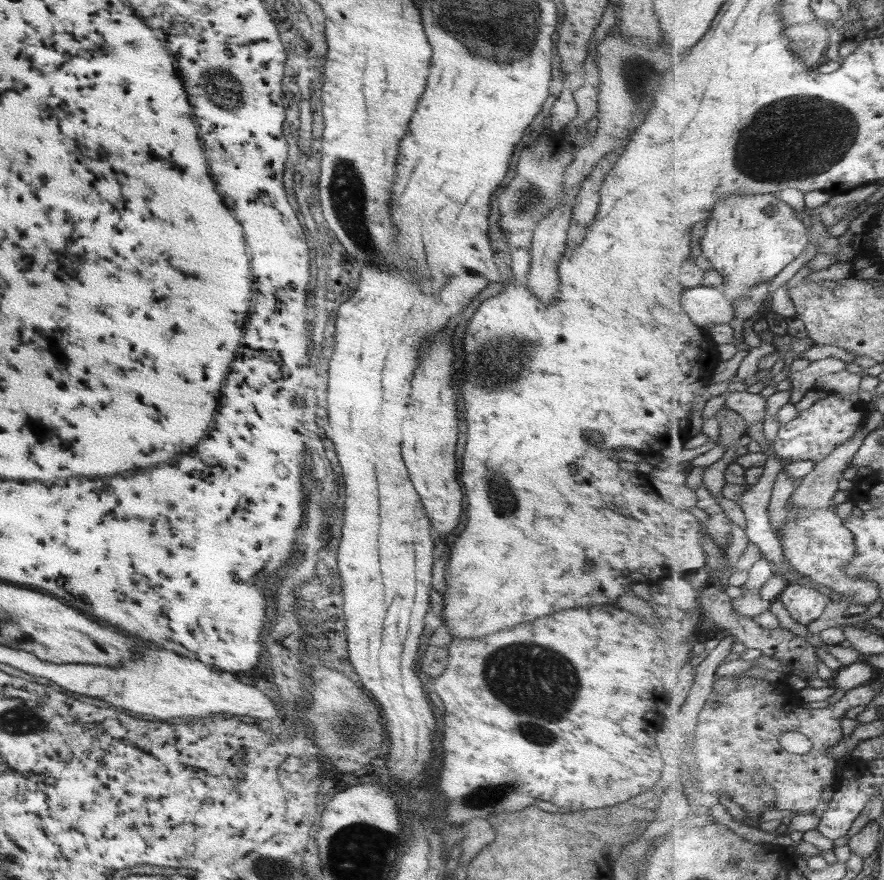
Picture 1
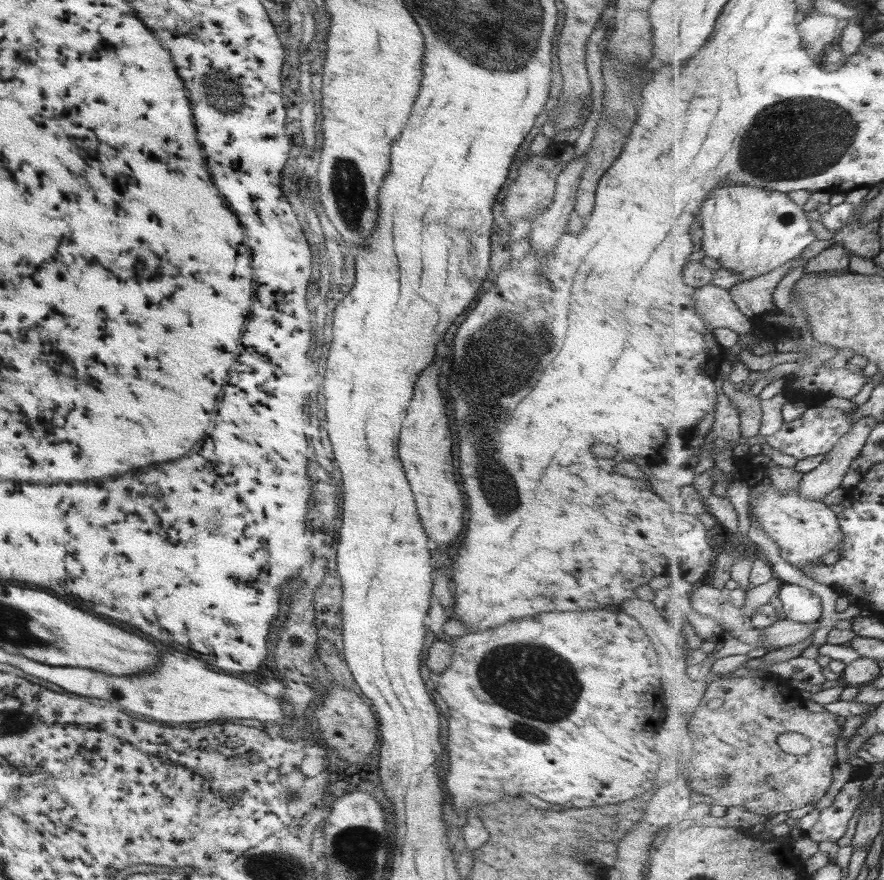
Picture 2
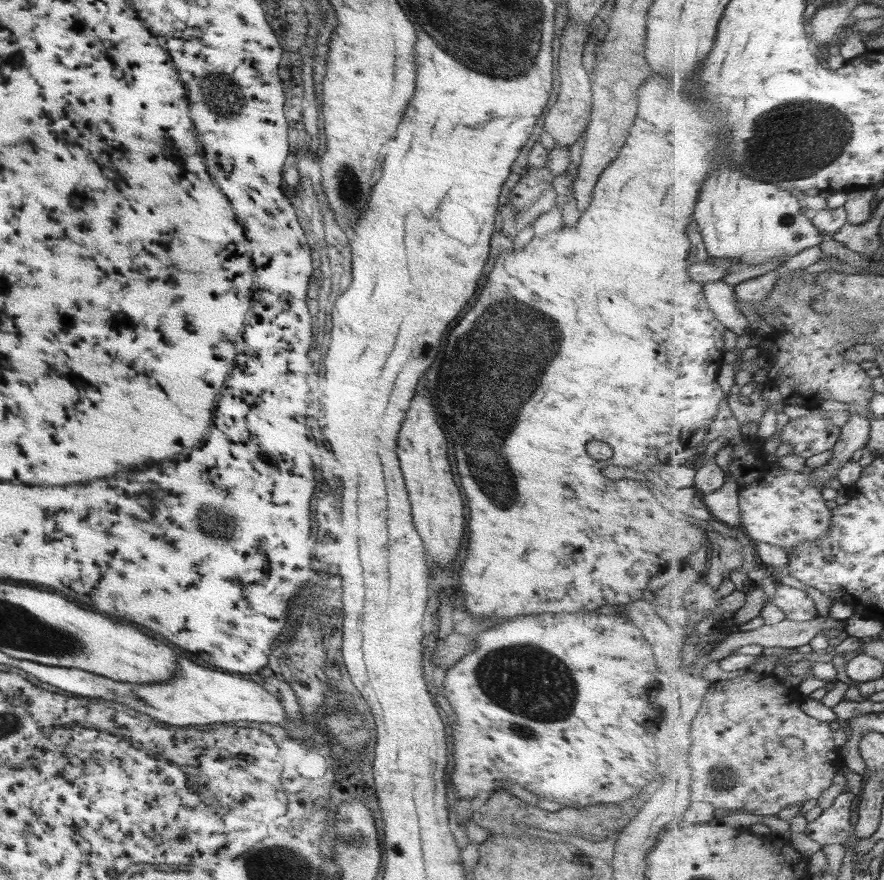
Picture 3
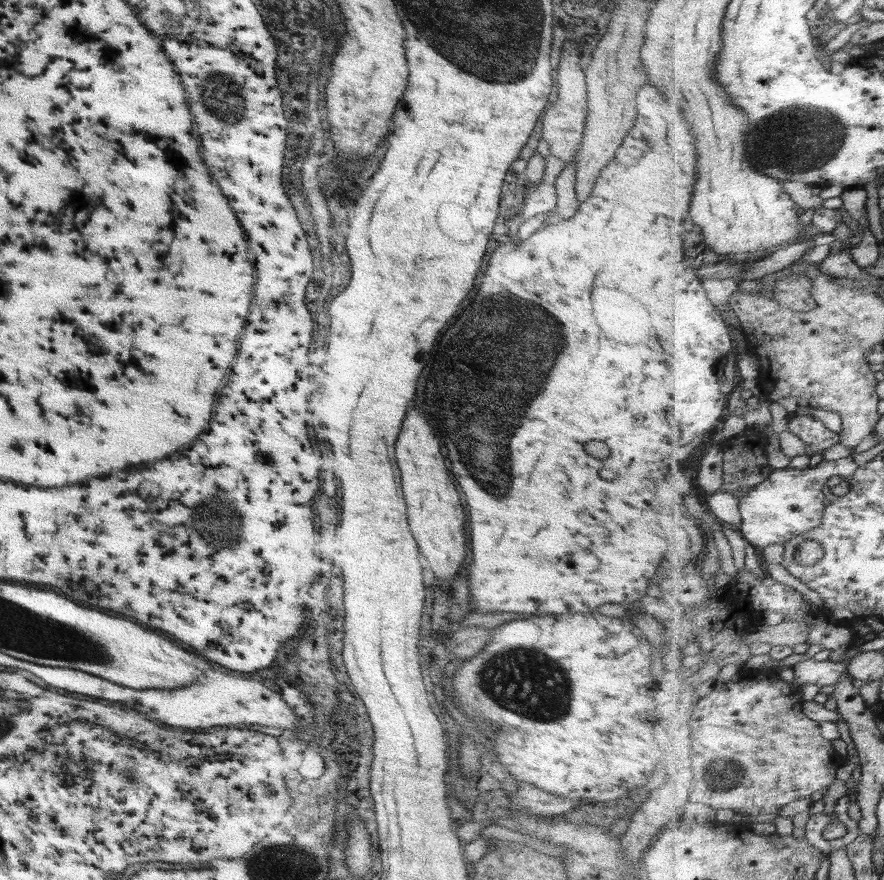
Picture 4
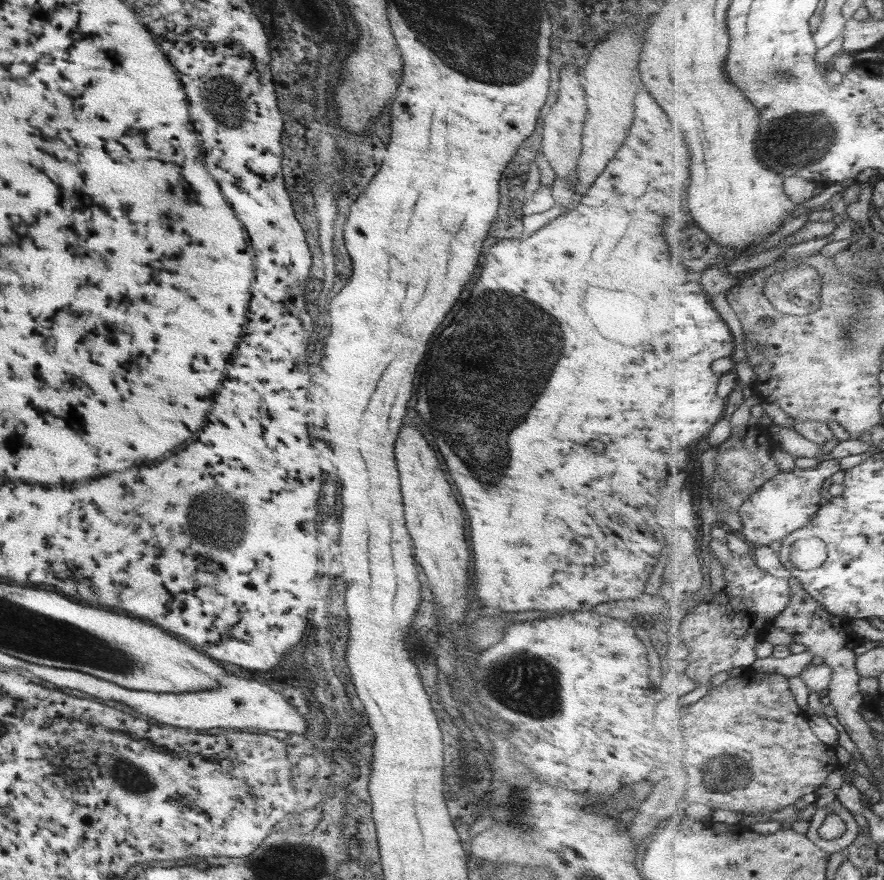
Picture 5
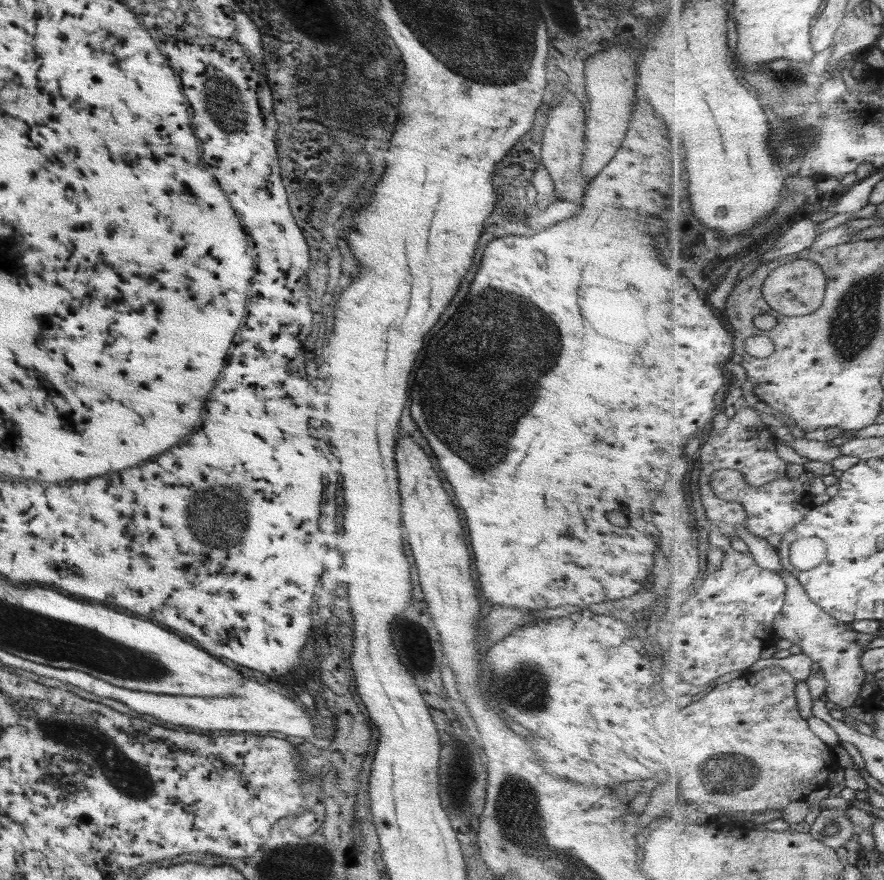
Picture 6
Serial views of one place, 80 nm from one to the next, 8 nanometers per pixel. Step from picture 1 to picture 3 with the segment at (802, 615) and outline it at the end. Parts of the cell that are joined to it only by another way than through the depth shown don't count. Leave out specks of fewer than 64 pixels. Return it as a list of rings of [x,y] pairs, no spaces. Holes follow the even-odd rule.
[[[776,582],[773,603],[785,614],[785,618],[805,622],[817,618],[817,604],[809,592]]]

